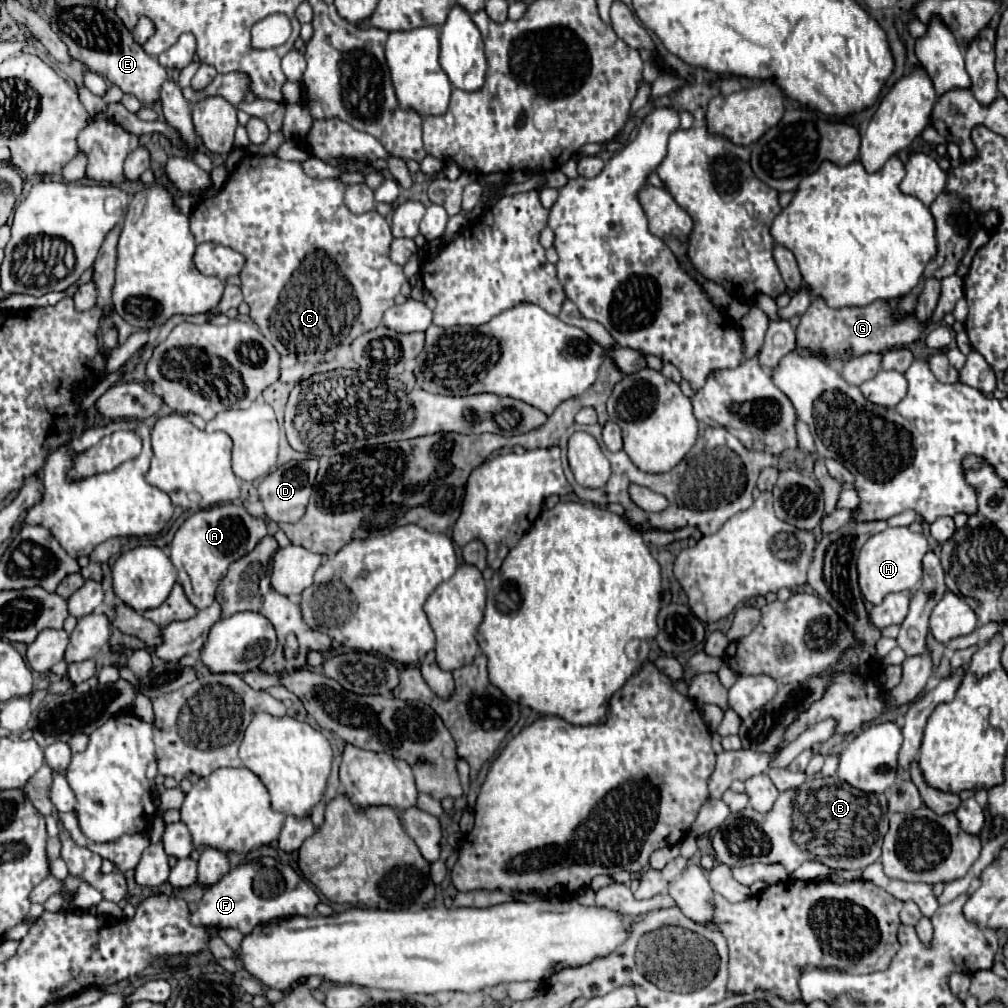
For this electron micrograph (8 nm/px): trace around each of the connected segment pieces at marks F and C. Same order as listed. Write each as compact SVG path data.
M253 862L231 868L223 876L223 880L219 880L219 884L213 884L207 888L203 898L193 908L189 922L195 926L207 926L207 928L237 928L243 934L249 934L255 928L255 924L259 924L259 922L287 918L291 914L309 916L315 912L315 906L319 902L317 892L291 866L279 866L279 870L285 878L285 890L283 890L283 894L279 894L275 898L261 898L253 892L253 878L255 878L257 870L259 870L259 866Z
M247 154L237 166L235 170L229 174L223 190L211 198L201 198L201 202L193 208L191 212L191 232L195 236L195 242L201 244L201 242L219 242L223 246L229 246L233 248L235 252L243 254L247 264L243 268L243 272L239 274L241 278L241 290L243 290L243 296L245 296L245 302L249 304L251 312L251 320L261 328L263 336L267 336L267 340L271 340L271 344L277 348L279 354L295 354L295 356L301 356L301 354L315 354L315 352L325 352L329 348L335 348L339 344L351 344L357 336L361 336L363 332L371 332L375 330L379 324L381 324L381 318L385 314L387 308L393 306L395 302L395 296L399 294L403 282L405 282L405 274L403 274L403 266L395 264L389 260L387 256L387 250L389 250L389 244L393 240L391 236L391 228L387 224L387 220L383 216L379 216L375 210L367 212L367 214L353 214L345 202L343 202L343 194L345 194L345 184L341 184L339 180L335 178L329 178L329 180L317 180L317 178L309 178L301 164L299 162L283 162L279 160L277 156L267 156L267 158L257 158L253 154Z

